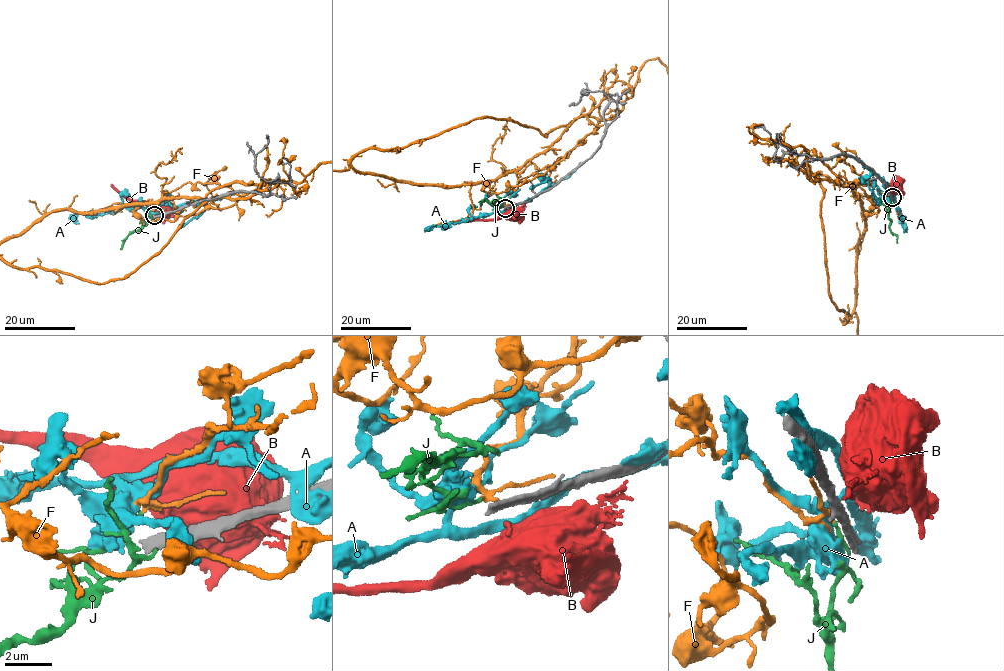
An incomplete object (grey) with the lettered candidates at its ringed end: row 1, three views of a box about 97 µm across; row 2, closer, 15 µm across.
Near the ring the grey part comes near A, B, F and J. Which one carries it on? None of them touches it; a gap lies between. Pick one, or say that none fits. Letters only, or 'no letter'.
no letter

